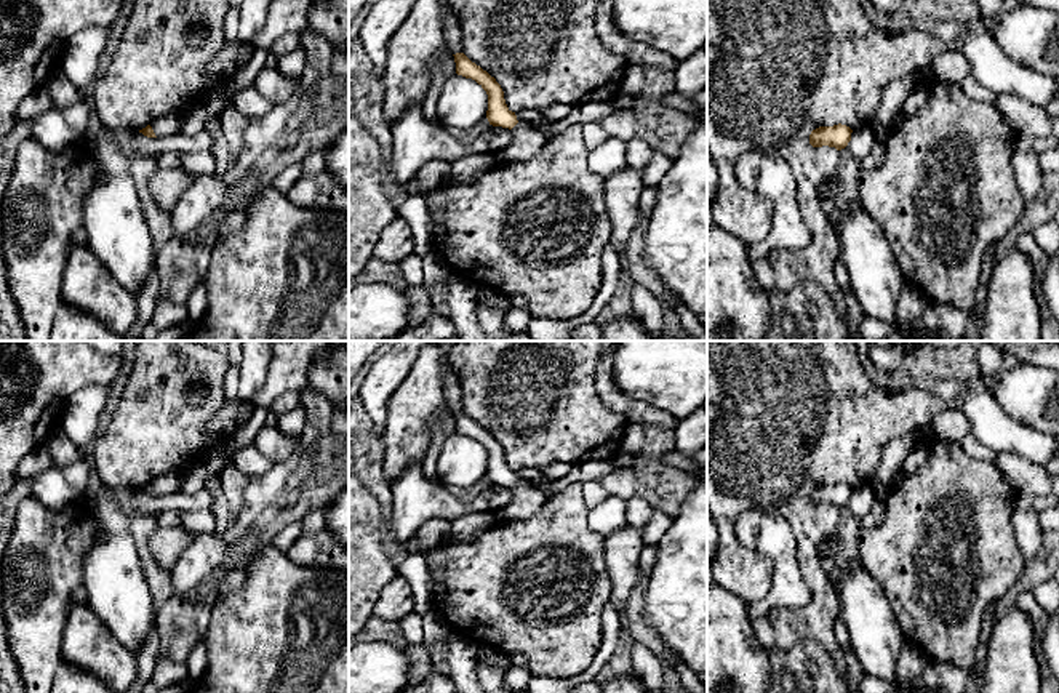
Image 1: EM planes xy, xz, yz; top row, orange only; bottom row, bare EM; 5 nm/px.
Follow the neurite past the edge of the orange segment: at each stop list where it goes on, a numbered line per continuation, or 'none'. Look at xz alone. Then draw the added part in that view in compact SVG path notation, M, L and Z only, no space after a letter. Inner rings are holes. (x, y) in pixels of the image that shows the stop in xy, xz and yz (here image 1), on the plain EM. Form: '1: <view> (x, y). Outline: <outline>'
1: xz (451, 388). Outline: M437 341L437 342L443 352L443 363L445 363L443 391L446 397L446 407L451 413L456 413L462 410L462 391L459 386L459 378L456 376L454 370L450 367L446 359L448 352L456 344L456 341Z
2: xz (527, 500). Outline: M518 480L512 487L512 493L512 499L496 512L498 520L525 520L533 517L547 499L547 495L542 490L531 487L523 480Z

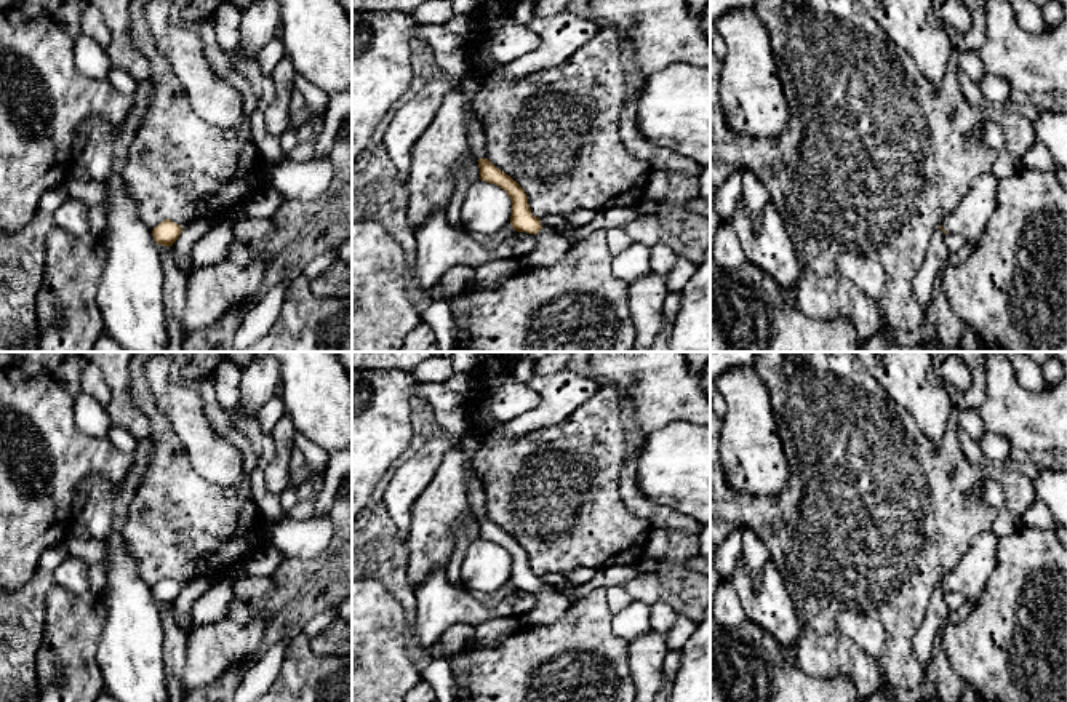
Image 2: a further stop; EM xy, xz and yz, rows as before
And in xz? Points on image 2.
1: xz (471, 442). Outline: M470 429L462 438L461 438L461 448L467 457L467 496L470 502L470 512L475 518L486 515L486 496L483 491L483 483L480 481L478 475L472 469L472 457L480 449L480 437L474 429Z
2: xz (551, 605). Outline: M542 585L536 592L536 598L536 604L520 617L522 625L549 625L557 622L571 604L571 600L566 595L555 592L547 585Z

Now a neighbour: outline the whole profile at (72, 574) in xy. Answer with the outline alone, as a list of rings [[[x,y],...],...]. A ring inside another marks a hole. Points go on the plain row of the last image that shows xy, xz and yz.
[[[69,555],[53,571],[53,579],[54,584],[64,587],[75,595],[86,595],[90,592],[88,571],[90,566],[83,560]]]

